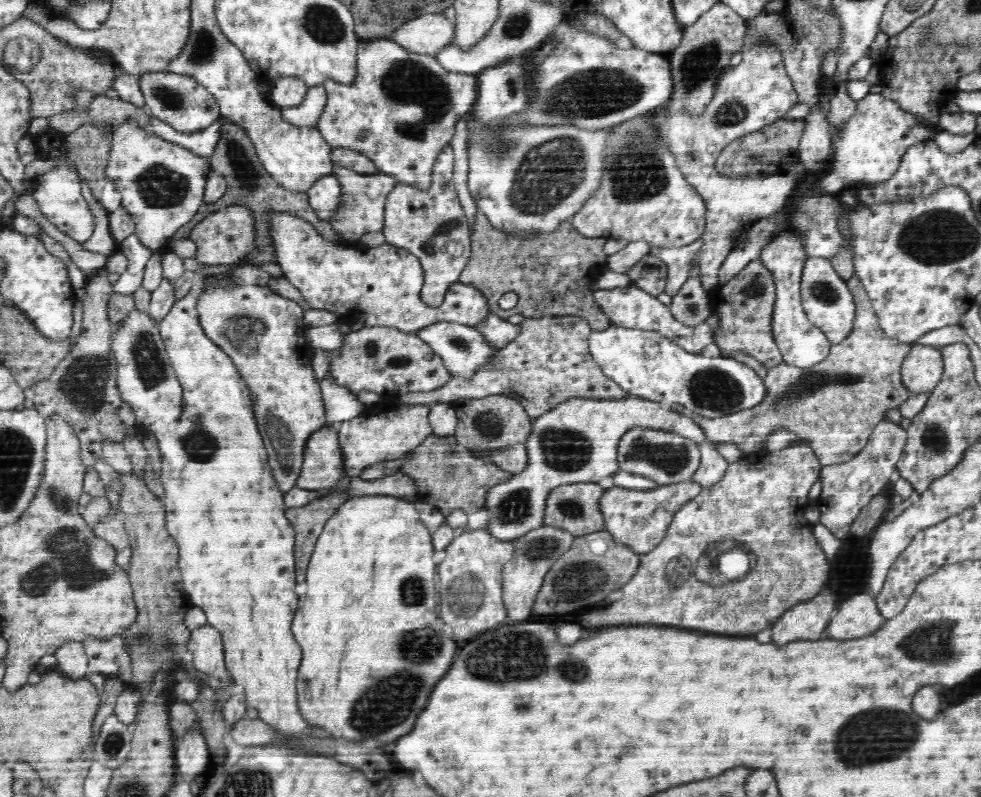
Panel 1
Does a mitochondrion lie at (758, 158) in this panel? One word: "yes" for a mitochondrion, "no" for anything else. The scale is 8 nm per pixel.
yes

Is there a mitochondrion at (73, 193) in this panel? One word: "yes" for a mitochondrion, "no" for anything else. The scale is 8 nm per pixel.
no

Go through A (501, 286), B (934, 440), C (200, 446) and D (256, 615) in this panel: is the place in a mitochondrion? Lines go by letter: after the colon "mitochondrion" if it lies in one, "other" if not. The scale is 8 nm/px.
A: other
B: mitochondrion
C: mitochondrion
D: other

